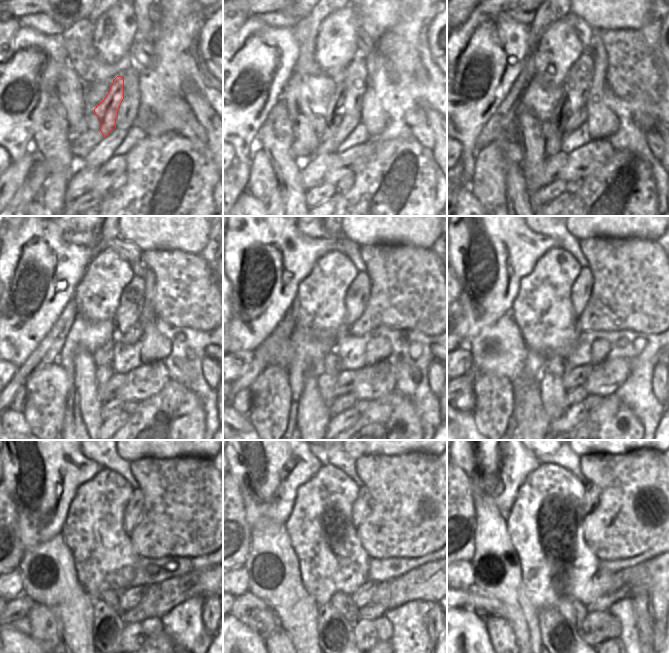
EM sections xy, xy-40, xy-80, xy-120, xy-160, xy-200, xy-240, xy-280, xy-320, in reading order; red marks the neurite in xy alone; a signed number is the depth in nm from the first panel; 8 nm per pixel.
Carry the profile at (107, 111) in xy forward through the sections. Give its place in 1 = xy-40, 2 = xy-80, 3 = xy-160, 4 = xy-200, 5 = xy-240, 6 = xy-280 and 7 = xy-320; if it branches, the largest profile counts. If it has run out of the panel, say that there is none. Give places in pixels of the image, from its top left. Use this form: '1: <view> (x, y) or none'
1: xy-40 (334, 113)
2: xy-80 (552, 146)
3: xy-160 (326, 381)
4: xy-200 (553, 394)
5: xy-240 (108, 626)
6: xy-280 (336, 640)
7: xy-320 (561, 639)

